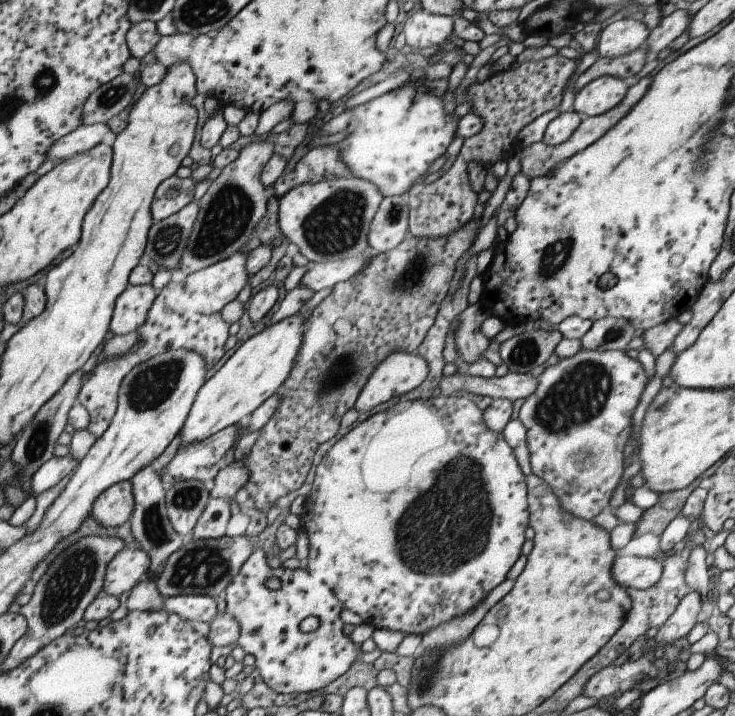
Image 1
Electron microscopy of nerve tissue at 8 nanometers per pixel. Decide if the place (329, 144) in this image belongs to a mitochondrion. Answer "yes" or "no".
no

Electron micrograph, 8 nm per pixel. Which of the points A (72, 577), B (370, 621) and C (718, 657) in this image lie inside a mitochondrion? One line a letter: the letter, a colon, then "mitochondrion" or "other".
A: mitochondrion
B: other
C: other

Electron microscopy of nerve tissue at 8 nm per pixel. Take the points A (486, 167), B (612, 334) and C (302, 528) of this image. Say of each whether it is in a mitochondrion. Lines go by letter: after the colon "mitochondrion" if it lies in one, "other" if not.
A: other
B: mitochondrion
C: other

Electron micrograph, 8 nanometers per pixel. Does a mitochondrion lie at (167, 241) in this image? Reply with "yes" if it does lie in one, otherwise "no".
yes

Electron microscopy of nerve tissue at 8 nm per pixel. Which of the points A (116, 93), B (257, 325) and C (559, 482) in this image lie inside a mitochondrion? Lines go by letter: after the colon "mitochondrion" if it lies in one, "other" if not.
A: mitochondrion
B: other
C: other

